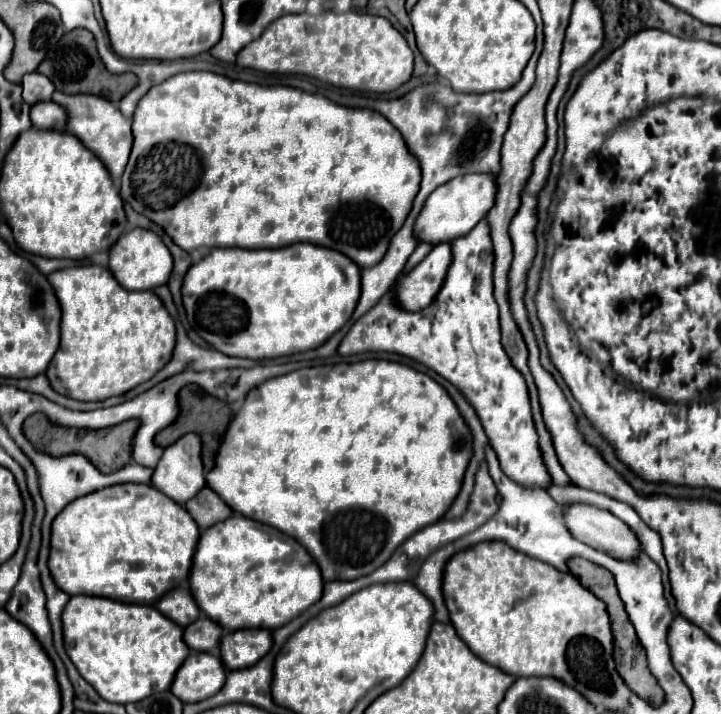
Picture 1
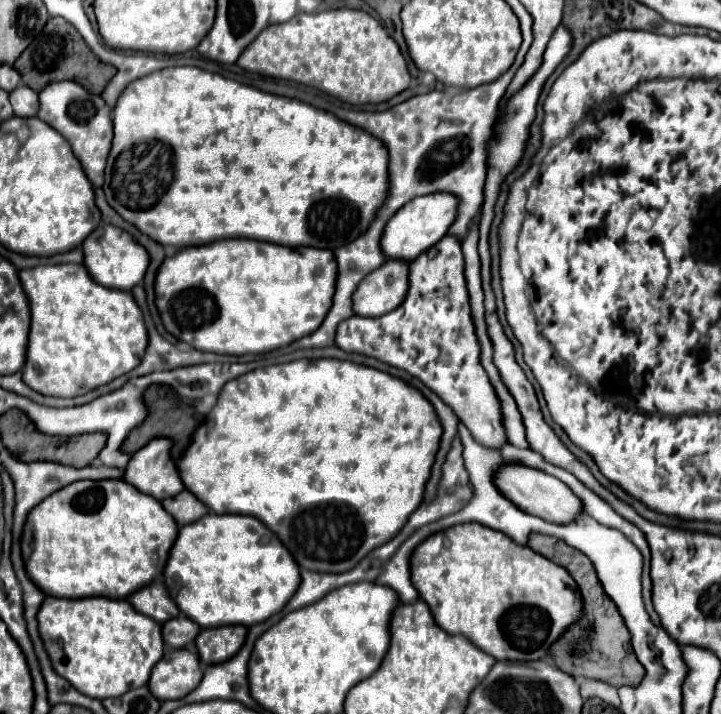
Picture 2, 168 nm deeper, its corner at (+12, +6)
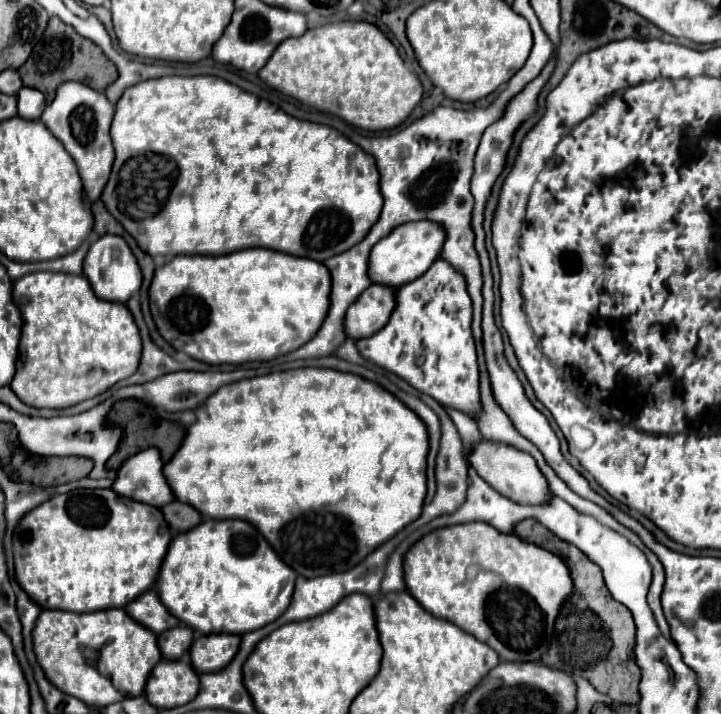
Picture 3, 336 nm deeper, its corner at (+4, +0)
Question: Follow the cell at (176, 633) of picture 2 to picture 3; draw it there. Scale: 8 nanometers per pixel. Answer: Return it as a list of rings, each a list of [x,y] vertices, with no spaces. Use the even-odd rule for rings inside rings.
[[[176,626],[158,636],[158,646],[166,660],[180,658],[184,652],[190,650],[192,642],[194,642],[194,630],[188,626]]]

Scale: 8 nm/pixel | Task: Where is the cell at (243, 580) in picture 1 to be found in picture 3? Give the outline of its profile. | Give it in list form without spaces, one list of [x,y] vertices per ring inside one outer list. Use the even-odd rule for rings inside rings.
[[[204,520],[200,526],[178,534],[158,574],[158,594],[170,614],[200,634],[246,634],[258,630],[284,614],[292,602],[298,574],[280,560],[266,538],[246,520]]]

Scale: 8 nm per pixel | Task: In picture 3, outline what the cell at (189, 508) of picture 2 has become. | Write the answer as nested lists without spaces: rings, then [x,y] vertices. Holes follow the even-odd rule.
[[[174,500],[168,506],[164,506],[162,514],[170,524],[172,534],[182,534],[184,530],[192,530],[192,526],[198,526],[202,522],[200,512],[180,500]]]

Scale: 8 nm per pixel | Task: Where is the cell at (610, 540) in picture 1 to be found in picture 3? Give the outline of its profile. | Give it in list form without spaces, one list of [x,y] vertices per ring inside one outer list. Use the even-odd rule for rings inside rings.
[[[484,440],[472,450],[470,464],[474,464],[474,468],[482,480],[486,480],[492,488],[496,488],[502,496],[510,498],[512,502],[540,506],[540,504],[546,504],[552,496],[548,480],[544,478],[544,474],[536,466],[534,458],[530,454],[524,454],[524,452],[512,448],[512,446]]]

